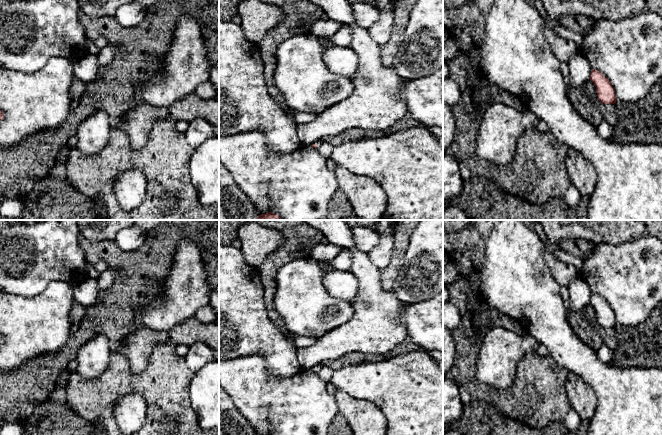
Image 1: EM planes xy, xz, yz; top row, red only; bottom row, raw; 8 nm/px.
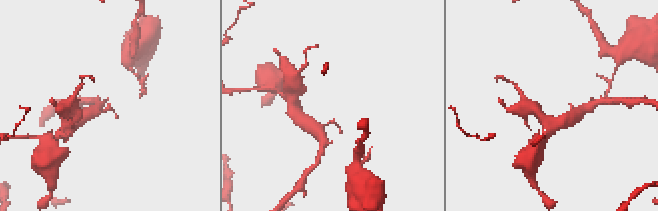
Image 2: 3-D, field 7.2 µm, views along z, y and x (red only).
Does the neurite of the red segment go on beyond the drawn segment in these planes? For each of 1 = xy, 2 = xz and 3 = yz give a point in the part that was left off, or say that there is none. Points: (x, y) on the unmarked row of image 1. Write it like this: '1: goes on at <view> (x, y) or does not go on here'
1: does not go on here
2: does not go on here
3: does not go on here

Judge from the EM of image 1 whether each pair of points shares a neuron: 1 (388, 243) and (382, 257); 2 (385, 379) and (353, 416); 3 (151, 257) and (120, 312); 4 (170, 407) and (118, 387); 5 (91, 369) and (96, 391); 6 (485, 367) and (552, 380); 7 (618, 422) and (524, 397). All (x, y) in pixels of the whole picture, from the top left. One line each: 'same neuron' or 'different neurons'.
1: same neuron
2: different neurons
3: same neuron
4: same neuron
5: different neurons
6: different neurons
7: different neurons

